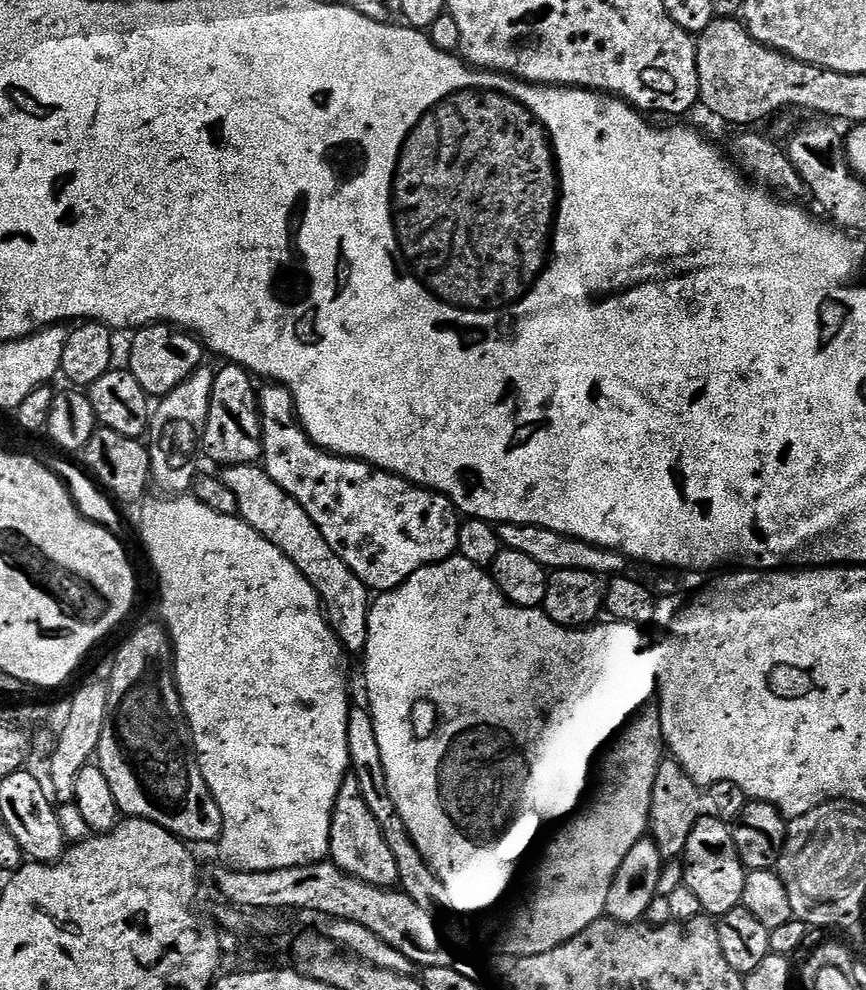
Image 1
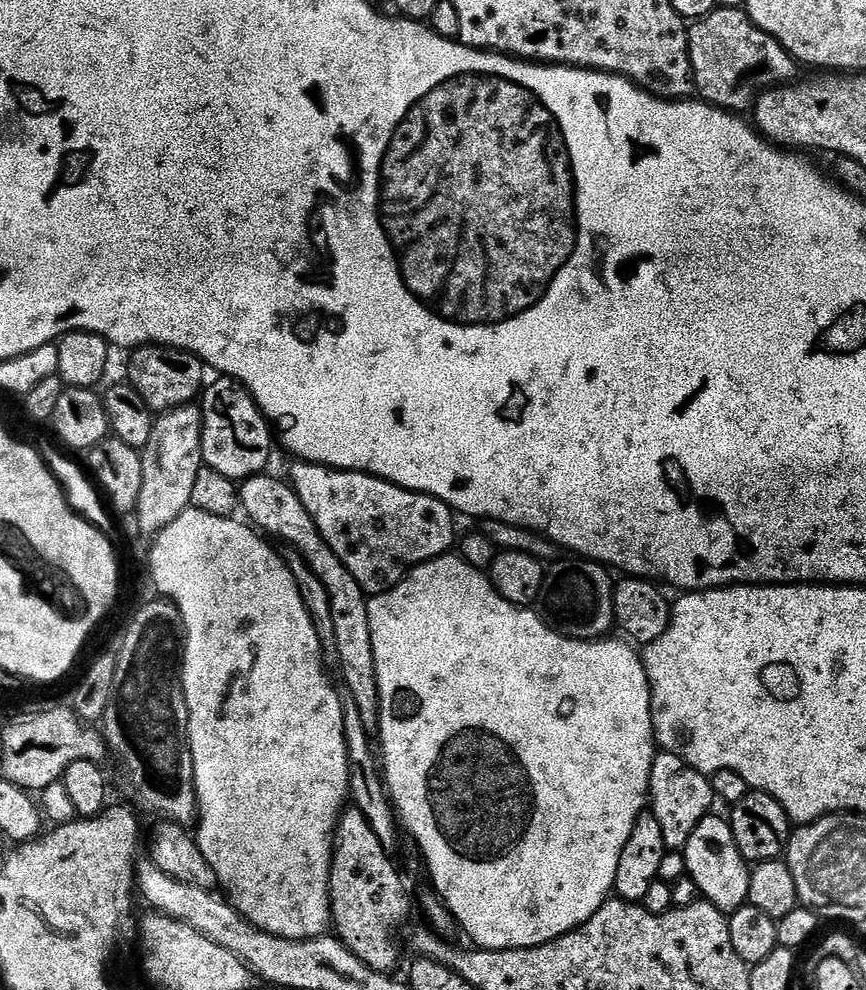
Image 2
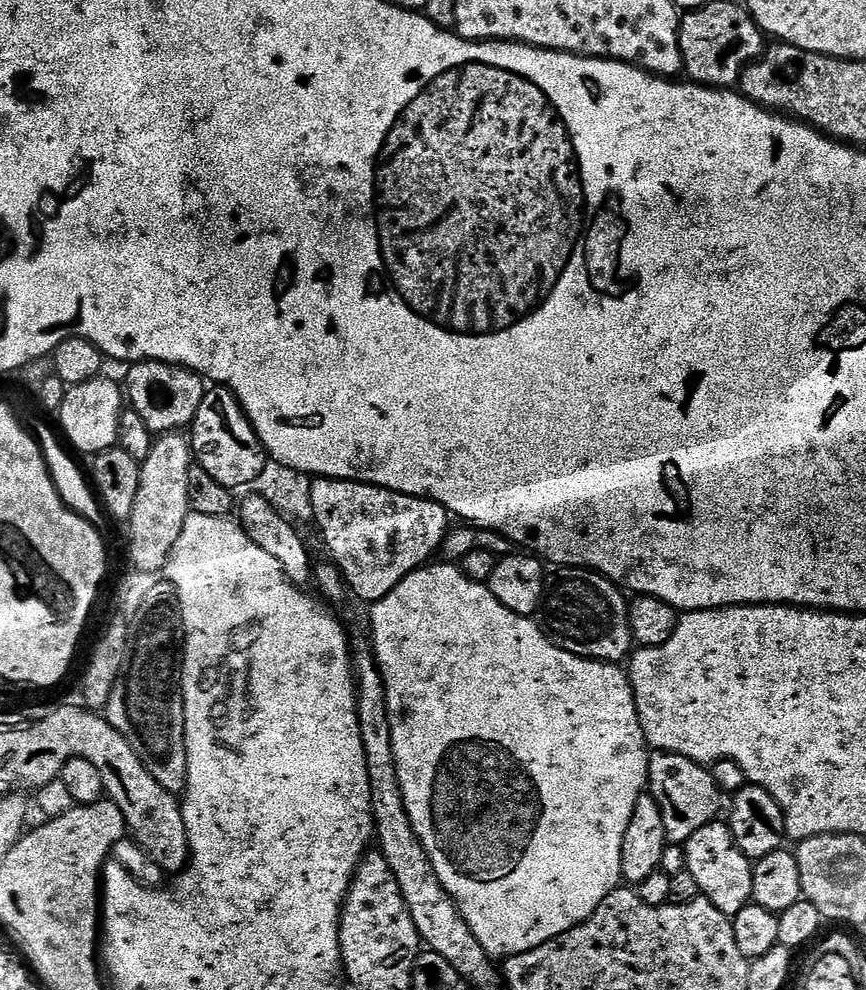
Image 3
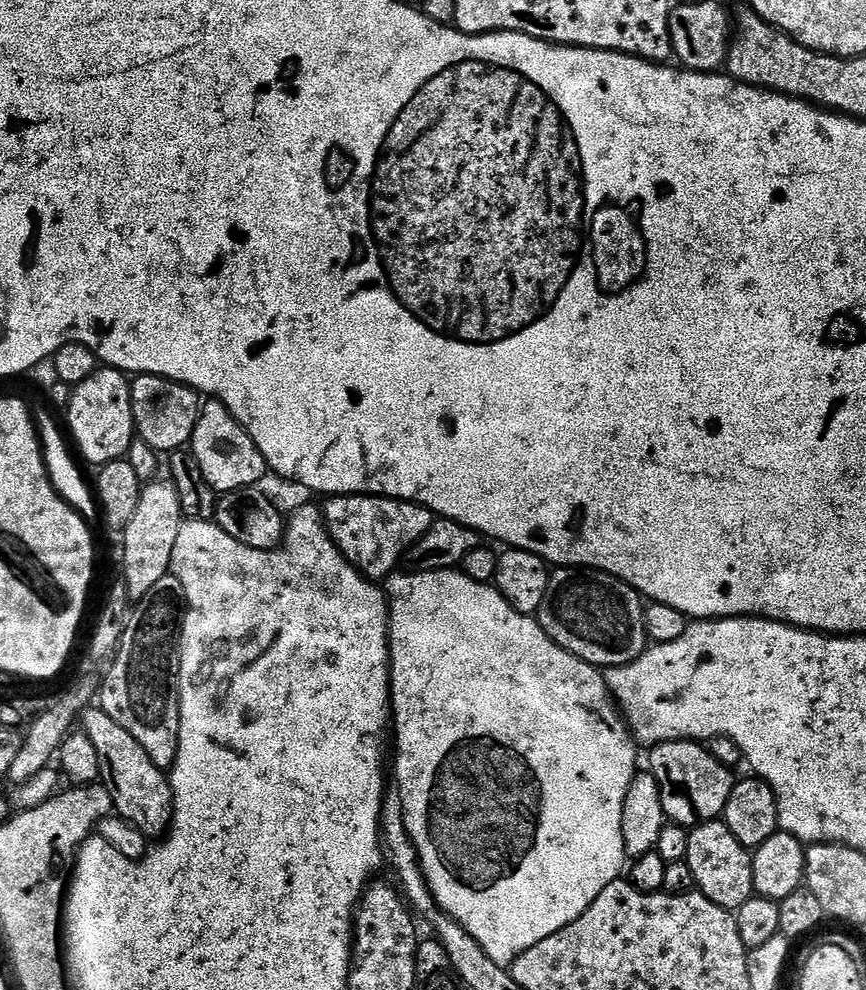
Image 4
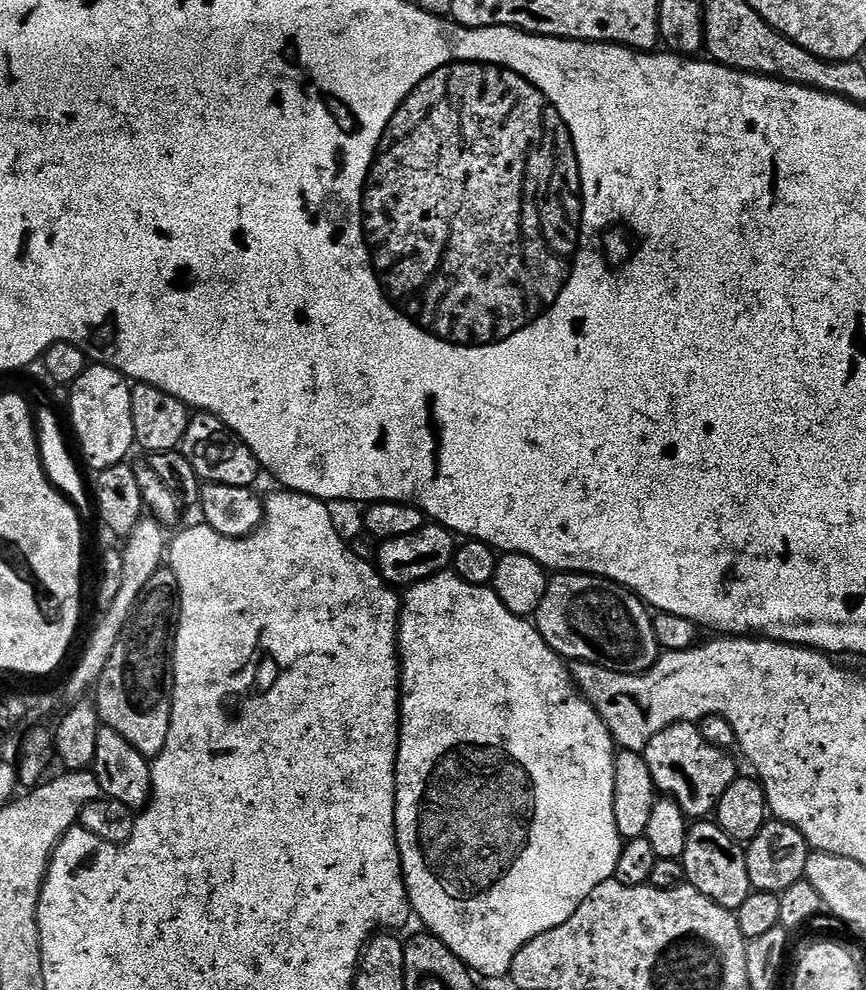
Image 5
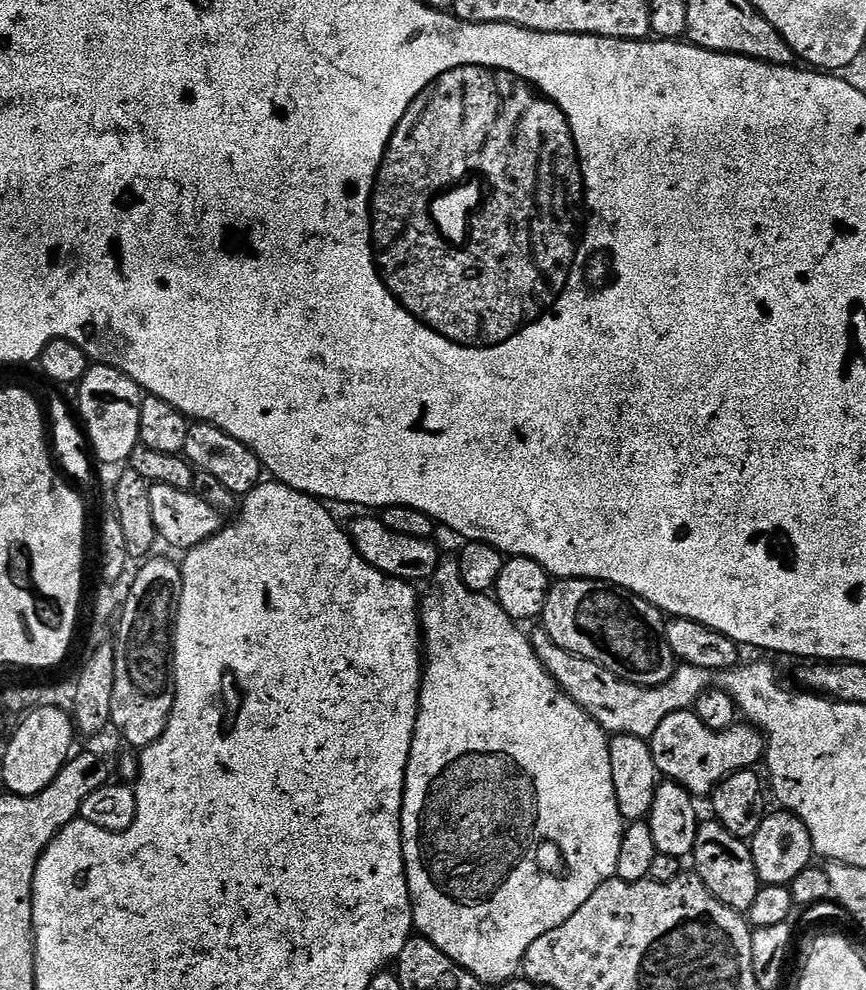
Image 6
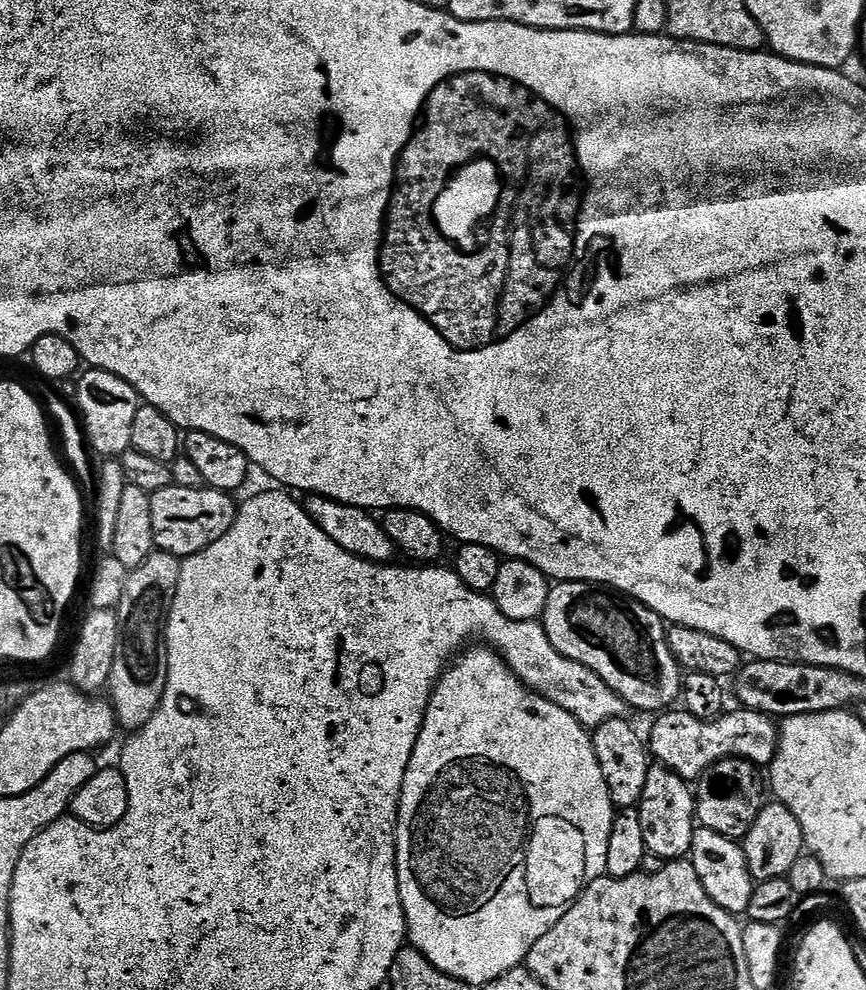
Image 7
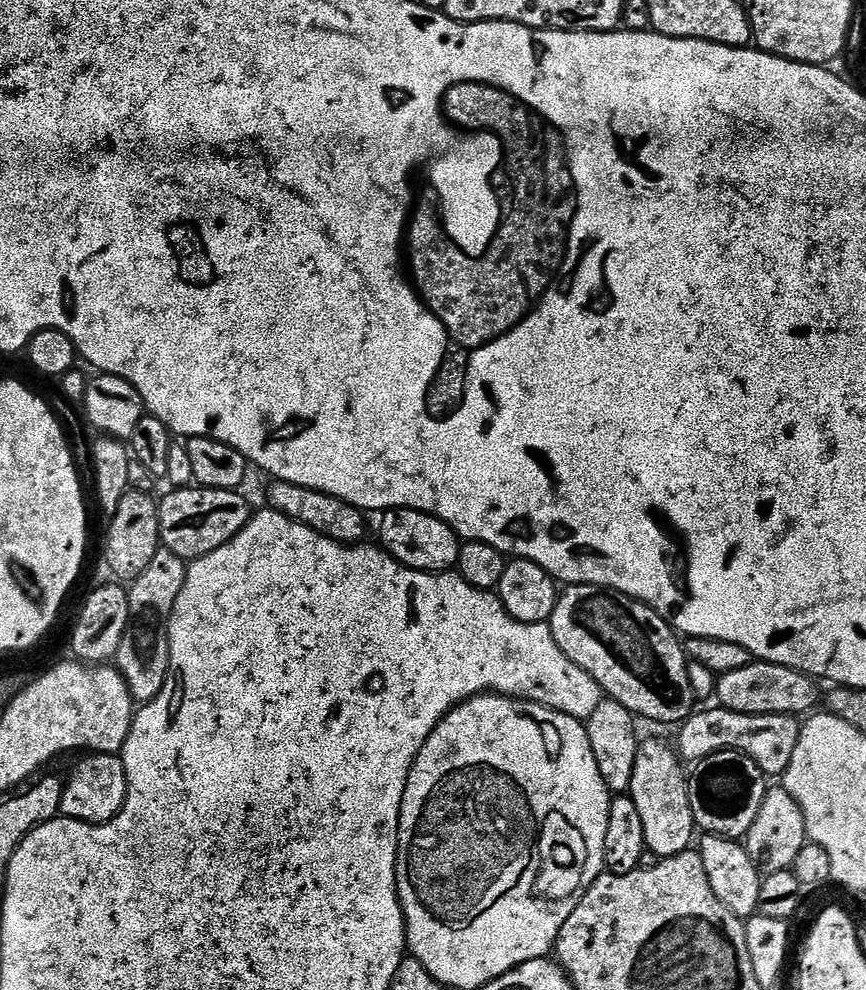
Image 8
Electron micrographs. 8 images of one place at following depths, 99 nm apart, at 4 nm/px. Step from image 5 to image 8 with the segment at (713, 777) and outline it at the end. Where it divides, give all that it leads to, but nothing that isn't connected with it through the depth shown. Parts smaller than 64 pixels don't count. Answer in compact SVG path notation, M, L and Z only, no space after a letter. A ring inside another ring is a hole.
M713 706L709 712L693 711L679 725L674 747L684 762L704 760L715 752L741 752L763 770L765 777L779 777L788 768L788 759L800 735L797 717L778 714L738 714L729 708Z

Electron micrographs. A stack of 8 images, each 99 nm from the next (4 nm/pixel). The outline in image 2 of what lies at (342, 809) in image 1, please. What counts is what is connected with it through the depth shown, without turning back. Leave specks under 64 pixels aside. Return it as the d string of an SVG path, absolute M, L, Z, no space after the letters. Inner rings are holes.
M349 807L336 825L328 897L332 900L331 927L339 940L366 966L392 974L400 964L396 931L407 922L412 904L404 880L388 854L389 849L379 841L367 818L357 807Z

